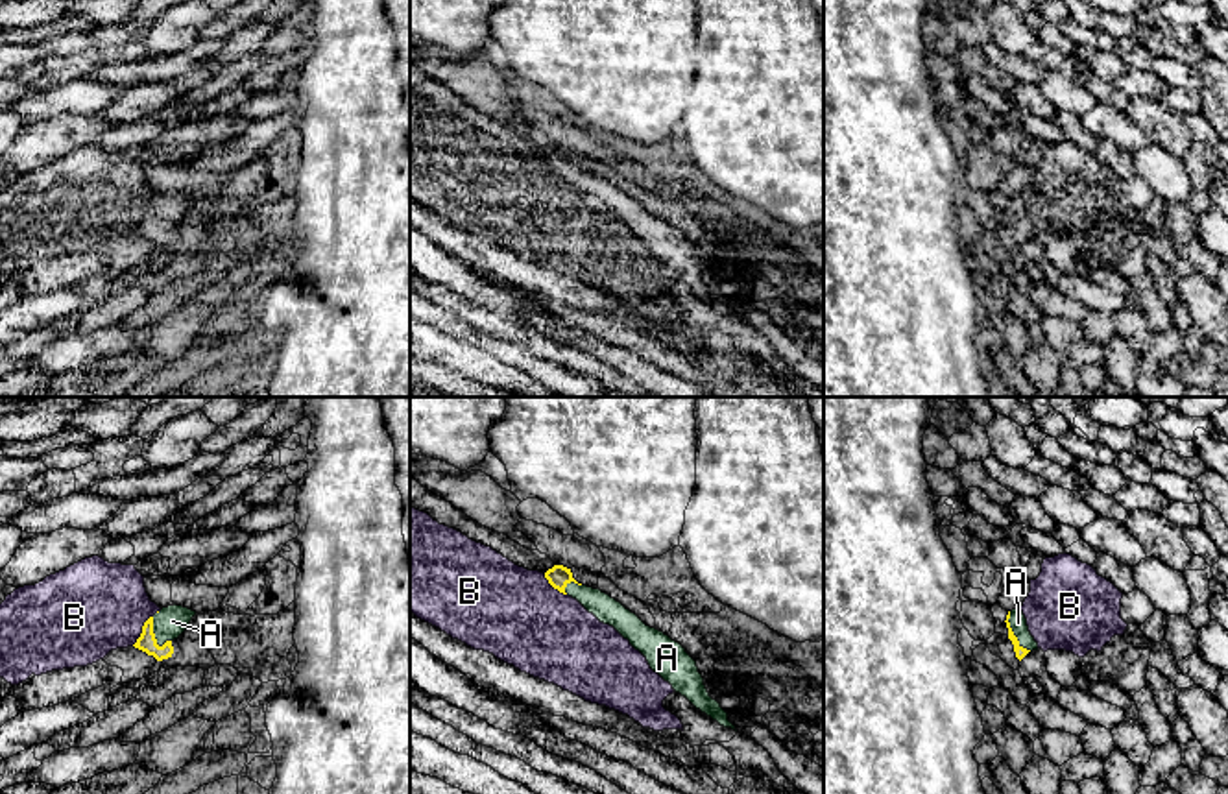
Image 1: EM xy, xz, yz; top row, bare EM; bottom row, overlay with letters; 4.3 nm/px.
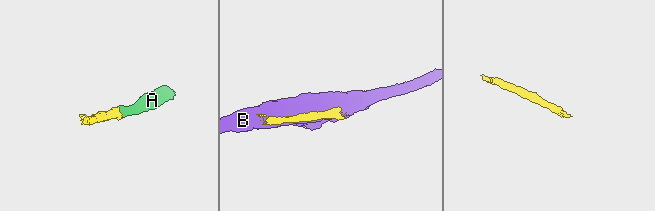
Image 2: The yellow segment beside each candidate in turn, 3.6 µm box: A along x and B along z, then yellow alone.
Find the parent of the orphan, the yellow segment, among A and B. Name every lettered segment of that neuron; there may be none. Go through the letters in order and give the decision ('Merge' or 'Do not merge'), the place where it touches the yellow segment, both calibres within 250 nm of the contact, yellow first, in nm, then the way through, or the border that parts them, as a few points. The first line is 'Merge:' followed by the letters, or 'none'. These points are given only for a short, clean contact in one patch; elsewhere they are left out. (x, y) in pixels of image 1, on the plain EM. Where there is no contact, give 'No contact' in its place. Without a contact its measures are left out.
Merge: A
A: Merge. Touches yellow at yz (1012, 220). Thickness 50 nm (yellow) against 80 nm. Path across: yz (1020, 239), (1020, 228), (1012, 220), (1018, 209)
B: Do not merge. Touches yellow at xy (143, 216). Thickness 80 nm (yellow) against 400 nm

